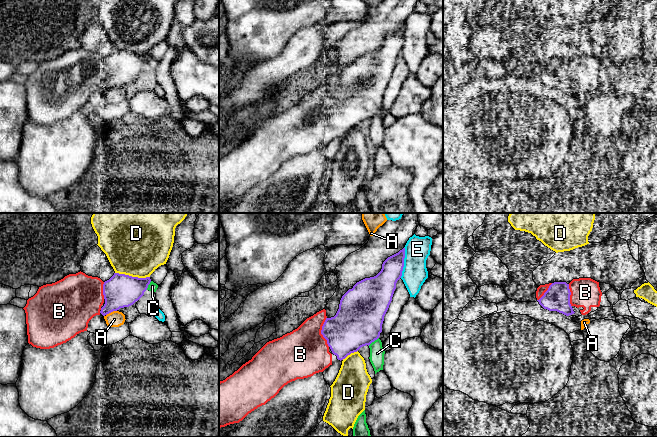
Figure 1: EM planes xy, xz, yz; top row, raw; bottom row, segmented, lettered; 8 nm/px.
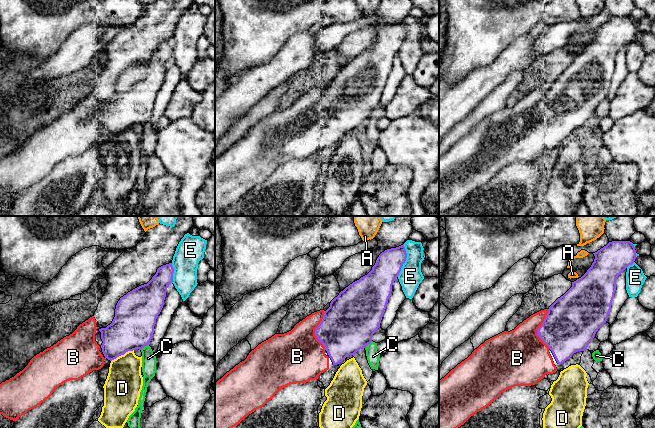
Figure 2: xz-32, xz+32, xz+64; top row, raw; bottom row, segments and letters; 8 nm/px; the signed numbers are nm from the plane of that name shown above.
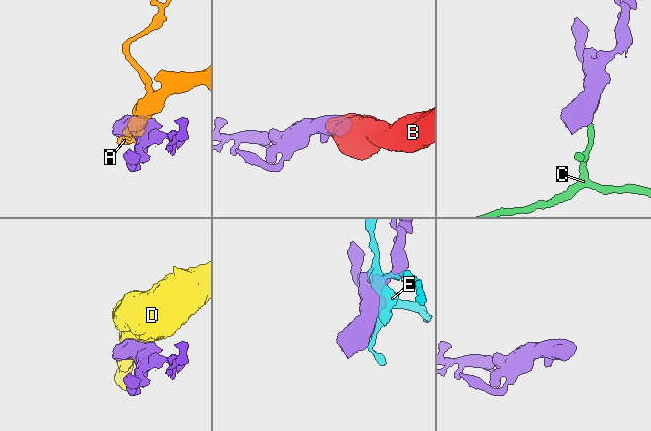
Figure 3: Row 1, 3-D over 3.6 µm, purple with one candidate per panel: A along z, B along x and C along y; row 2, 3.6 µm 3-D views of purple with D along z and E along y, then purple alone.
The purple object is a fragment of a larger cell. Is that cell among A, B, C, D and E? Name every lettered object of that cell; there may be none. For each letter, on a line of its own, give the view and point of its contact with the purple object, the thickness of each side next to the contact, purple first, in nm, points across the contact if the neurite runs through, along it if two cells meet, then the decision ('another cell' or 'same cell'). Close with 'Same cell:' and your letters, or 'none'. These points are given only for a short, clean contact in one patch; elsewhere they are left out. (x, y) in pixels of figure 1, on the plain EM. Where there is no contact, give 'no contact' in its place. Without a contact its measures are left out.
A: xy (111, 87) | 260/130 nm | another cell
B: xz (321, 108) | 340/380 nm | same cell
C: xz (373, 117) | 380/110 nm | along xz (378, 113), (368, 121) | another cell
D: xy (131, 52) | 260/420 nm | another cell
E: xz (403, 38) | 200/200 nm | another cell
Same cell: B

